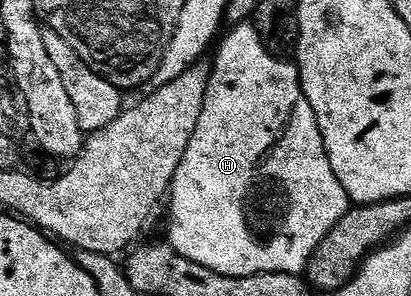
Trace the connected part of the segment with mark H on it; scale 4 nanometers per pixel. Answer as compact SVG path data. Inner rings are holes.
M238 23L222 41L218 54L212 60L208 91L204 95L204 111L200 111L200 123L196 123L196 131L184 151L184 159L180 159L180 167L176 167L174 181L170 184L168 205L170 201L170 237L168 244L184 259L192 259L192 263L200 263L200 267L208 267L208 271L216 271L225 277L251 277L261 273L301 274L310 261L311 255L320 247L324 235L340 223L340 219L352 208L349 195L340 187L340 179L336 179L336 171L332 171L332 163L326 154L324 139L320 127L316 123L316 115L308 103L302 90L302 82L298 79L298 66L290 65L281 56L270 52L258 30L250 23Z

